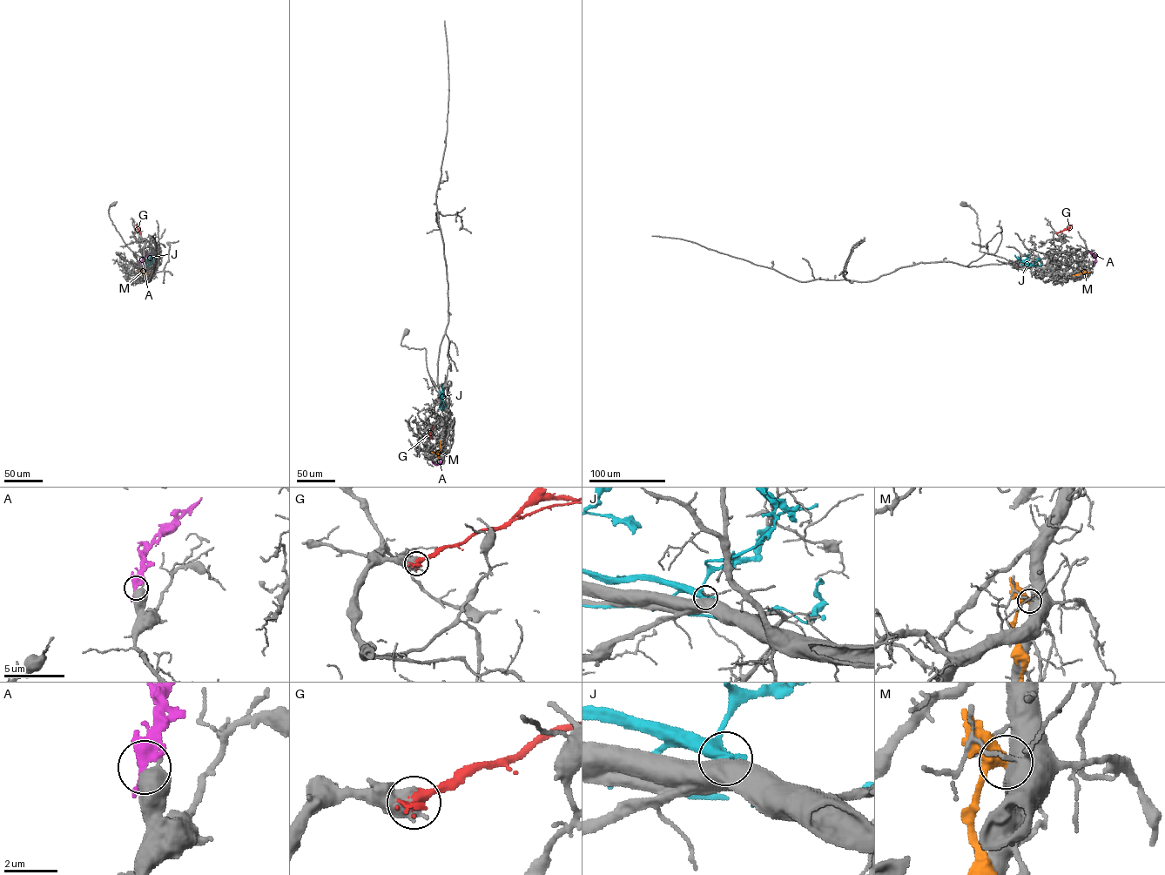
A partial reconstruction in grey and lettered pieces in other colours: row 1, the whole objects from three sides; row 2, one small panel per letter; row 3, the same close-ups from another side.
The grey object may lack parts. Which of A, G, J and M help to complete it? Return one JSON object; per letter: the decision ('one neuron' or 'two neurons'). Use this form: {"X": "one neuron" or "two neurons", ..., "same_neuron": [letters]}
{"A": "two neurons", "G": "one neuron", "J": "two neurons", "M": "two neurons", "same_neuron": ["G"]}

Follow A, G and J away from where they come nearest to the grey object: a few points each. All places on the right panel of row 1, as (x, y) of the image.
A: (1094, 264), (1095, 257), (1090, 252)
G: (1057, 233), (1071, 225)
J: (1033, 265), (1020, 261), (1014, 255)

